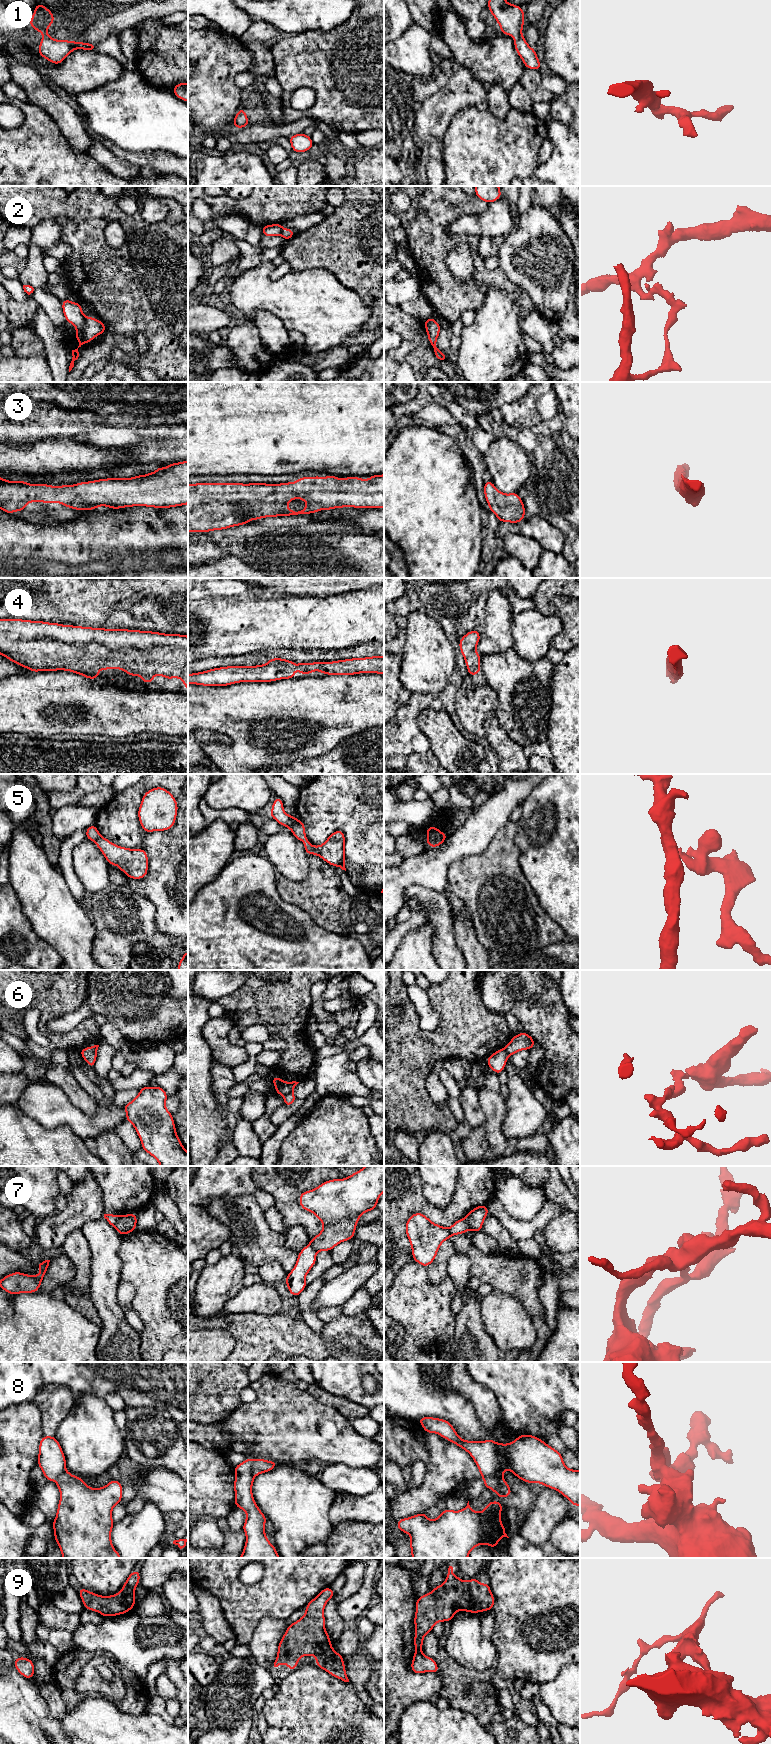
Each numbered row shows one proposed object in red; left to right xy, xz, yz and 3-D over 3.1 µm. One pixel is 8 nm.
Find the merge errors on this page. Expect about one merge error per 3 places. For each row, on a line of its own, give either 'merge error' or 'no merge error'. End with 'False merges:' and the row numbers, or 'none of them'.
1: no merge error
2: merge error
3: no merge error
4: no merge error
5: merge error
6: merge error
7: merge error
8: merge error
9: no merge error
False merges: 2, 5, 6, 7, 8

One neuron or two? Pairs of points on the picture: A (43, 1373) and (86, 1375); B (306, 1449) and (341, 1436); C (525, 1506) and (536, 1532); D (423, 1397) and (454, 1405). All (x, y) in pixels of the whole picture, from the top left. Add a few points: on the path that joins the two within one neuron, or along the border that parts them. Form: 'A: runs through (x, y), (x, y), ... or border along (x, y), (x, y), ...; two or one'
A: runs through (54, 1373), (75, 1373); one
B: runs through (315, 1440), (319, 1436), (332, 1436); one
C: border along (536, 1496), (534, 1506), (518, 1530); two
D: runs through (431, 1401), (446, 1405); one

